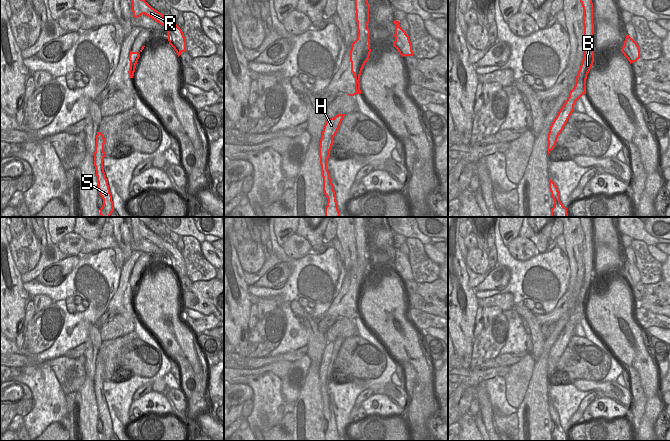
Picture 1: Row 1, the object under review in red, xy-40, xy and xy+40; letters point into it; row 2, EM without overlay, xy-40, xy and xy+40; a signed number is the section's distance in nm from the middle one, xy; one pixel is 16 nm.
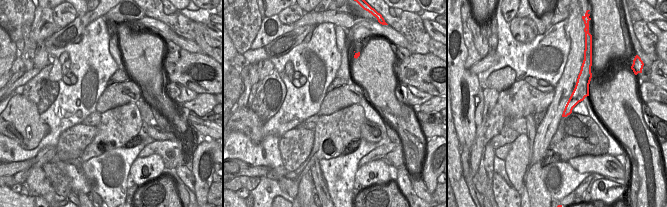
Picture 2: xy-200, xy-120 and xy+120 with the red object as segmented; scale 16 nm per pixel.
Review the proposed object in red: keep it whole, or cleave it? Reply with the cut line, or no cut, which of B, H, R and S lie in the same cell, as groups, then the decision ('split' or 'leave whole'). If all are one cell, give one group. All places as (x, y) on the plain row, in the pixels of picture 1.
cut none; groups B H R S; leave whole

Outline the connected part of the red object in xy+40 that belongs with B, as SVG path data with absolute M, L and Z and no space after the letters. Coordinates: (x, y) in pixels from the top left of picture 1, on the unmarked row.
M580 217L580 226L583 231L583 249L584 249L584 279L583 284L576 300L574 312L570 315L569 321L561 331L556 342L553 344L547 365L547 374L549 376L556 370L557 362L570 339L574 335L574 329L583 318L586 318L586 303L594 286L594 247L593 247L593 227L592 217Z

